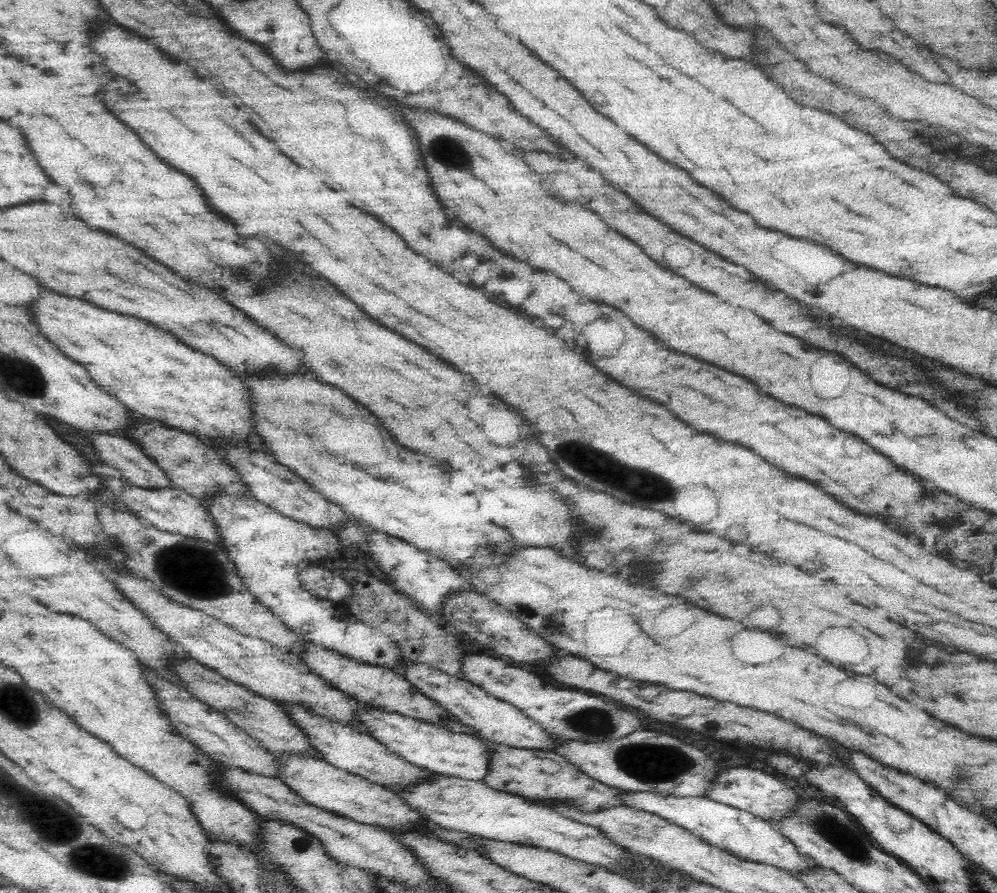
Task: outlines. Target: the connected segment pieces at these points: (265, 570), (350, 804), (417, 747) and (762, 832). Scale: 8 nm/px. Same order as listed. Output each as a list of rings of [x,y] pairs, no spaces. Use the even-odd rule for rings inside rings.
[[[214,495],[206,497],[202,503],[212,515],[215,523],[219,525],[221,546],[234,563],[238,576],[244,581],[248,590],[264,606],[276,613],[276,616],[279,616],[288,628],[297,632],[310,643],[326,647],[328,650],[364,662],[364,664],[390,669],[401,676],[403,676],[406,665],[409,667],[416,663],[410,660],[405,660],[404,663],[404,658],[392,638],[382,634],[377,628],[372,628],[365,622],[358,620],[353,614],[350,614],[345,604],[313,597],[303,589],[302,583],[299,581],[301,569],[308,566],[309,562],[338,556],[342,548],[346,546],[346,543],[334,532],[328,531],[328,529],[312,528],[300,521],[288,518],[250,495]]]
[[[280,755],[278,759],[279,766],[281,766],[280,777],[282,778],[280,780],[293,792],[296,792],[306,803],[314,807],[322,808],[335,813],[337,816],[345,817],[358,823],[374,825],[388,832],[396,832],[400,829],[402,831],[416,829],[418,833],[422,833],[427,838],[435,836],[441,842],[452,844],[464,850],[472,850],[481,857],[487,858],[488,856],[488,853],[484,851],[483,838],[478,838],[478,836],[467,832],[433,825],[426,817],[422,817],[420,812],[412,809],[412,806],[408,805],[408,801],[400,797],[400,794],[396,791],[390,791],[360,776],[334,768],[324,759],[300,757],[300,755]]]
[[[366,705],[357,712],[357,720],[363,722],[369,735],[379,740],[386,748],[397,752],[409,763],[426,768],[432,774],[452,776],[461,780],[483,782],[488,776],[489,762],[493,750],[483,737],[470,732],[452,732],[444,727],[432,725],[396,713],[389,713]]]
[[[626,792],[624,799],[628,807],[648,812],[678,826],[689,830],[694,836],[711,846],[727,851],[747,861],[767,864],[788,871],[790,874],[802,874],[818,867],[812,858],[800,854],[796,845],[787,837],[780,835],[768,822],[753,816],[750,812],[733,808],[706,798],[676,798],[674,796],[657,796],[648,792]]]

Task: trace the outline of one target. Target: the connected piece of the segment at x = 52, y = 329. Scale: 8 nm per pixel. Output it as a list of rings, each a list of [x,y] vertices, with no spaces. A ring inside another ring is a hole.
[[[40,292],[40,298],[32,304],[34,318],[38,322],[40,332],[54,342],[70,360],[88,368],[90,376],[104,388],[104,392],[116,396],[122,404],[126,404],[132,412],[158,420],[160,424],[168,424],[182,432],[194,434],[198,438],[210,440],[224,440],[224,442],[252,442],[254,438],[260,440],[254,432],[254,422],[250,420],[252,410],[252,394],[242,388],[242,382],[236,376],[216,362],[212,356],[206,356],[190,346],[178,342],[172,334],[150,326],[144,320],[134,316],[122,316],[116,312],[106,312],[94,304],[84,300],[66,298],[54,292]]]

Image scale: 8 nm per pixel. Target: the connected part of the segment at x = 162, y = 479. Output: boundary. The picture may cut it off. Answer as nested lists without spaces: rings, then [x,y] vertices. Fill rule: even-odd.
[[[94,434],[94,446],[102,462],[120,470],[122,481],[130,487],[157,491],[171,486],[168,475],[126,436]]]

